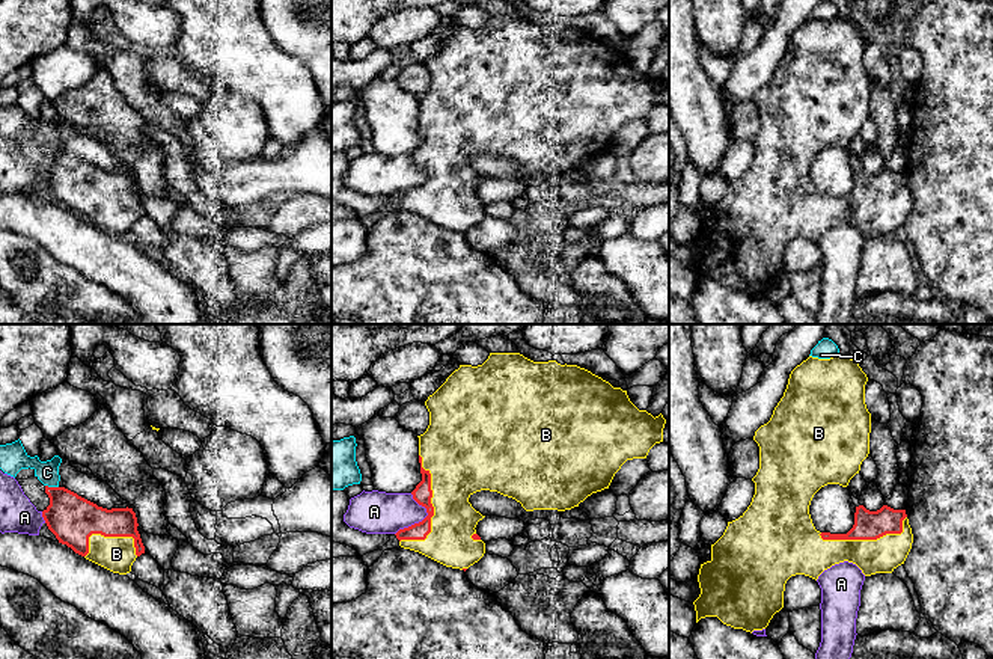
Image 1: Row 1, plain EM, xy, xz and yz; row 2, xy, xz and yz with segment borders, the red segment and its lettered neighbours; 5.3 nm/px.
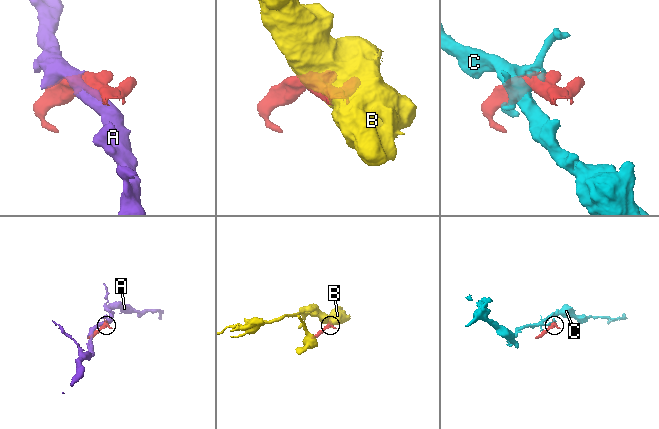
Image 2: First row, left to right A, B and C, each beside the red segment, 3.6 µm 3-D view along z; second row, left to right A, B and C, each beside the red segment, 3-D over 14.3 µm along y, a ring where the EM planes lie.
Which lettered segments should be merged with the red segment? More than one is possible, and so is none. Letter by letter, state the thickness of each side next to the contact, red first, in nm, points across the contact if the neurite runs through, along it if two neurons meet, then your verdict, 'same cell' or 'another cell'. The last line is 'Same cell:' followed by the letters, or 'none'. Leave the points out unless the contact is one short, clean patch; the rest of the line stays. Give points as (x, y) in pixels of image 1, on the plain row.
A: 100/220 nm | along xz (412, 156), (425, 171), (427, 177), (395, 196) | another cell
B: 100/300 nm | same cell
C: 260/130 nm | along xy (45, 147), (58, 150) | another cell
Same cell: B

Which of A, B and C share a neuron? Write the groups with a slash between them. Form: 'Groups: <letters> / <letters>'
Groups: A / B / C

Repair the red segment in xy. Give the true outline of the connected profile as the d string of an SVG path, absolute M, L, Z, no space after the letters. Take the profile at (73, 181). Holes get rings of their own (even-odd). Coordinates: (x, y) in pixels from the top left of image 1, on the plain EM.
M45 148L45 155L50 167L42 173L42 179L59 205L66 207L75 216L119 237L130 235L136 220L145 216L133 170L107 172L65 149Z

